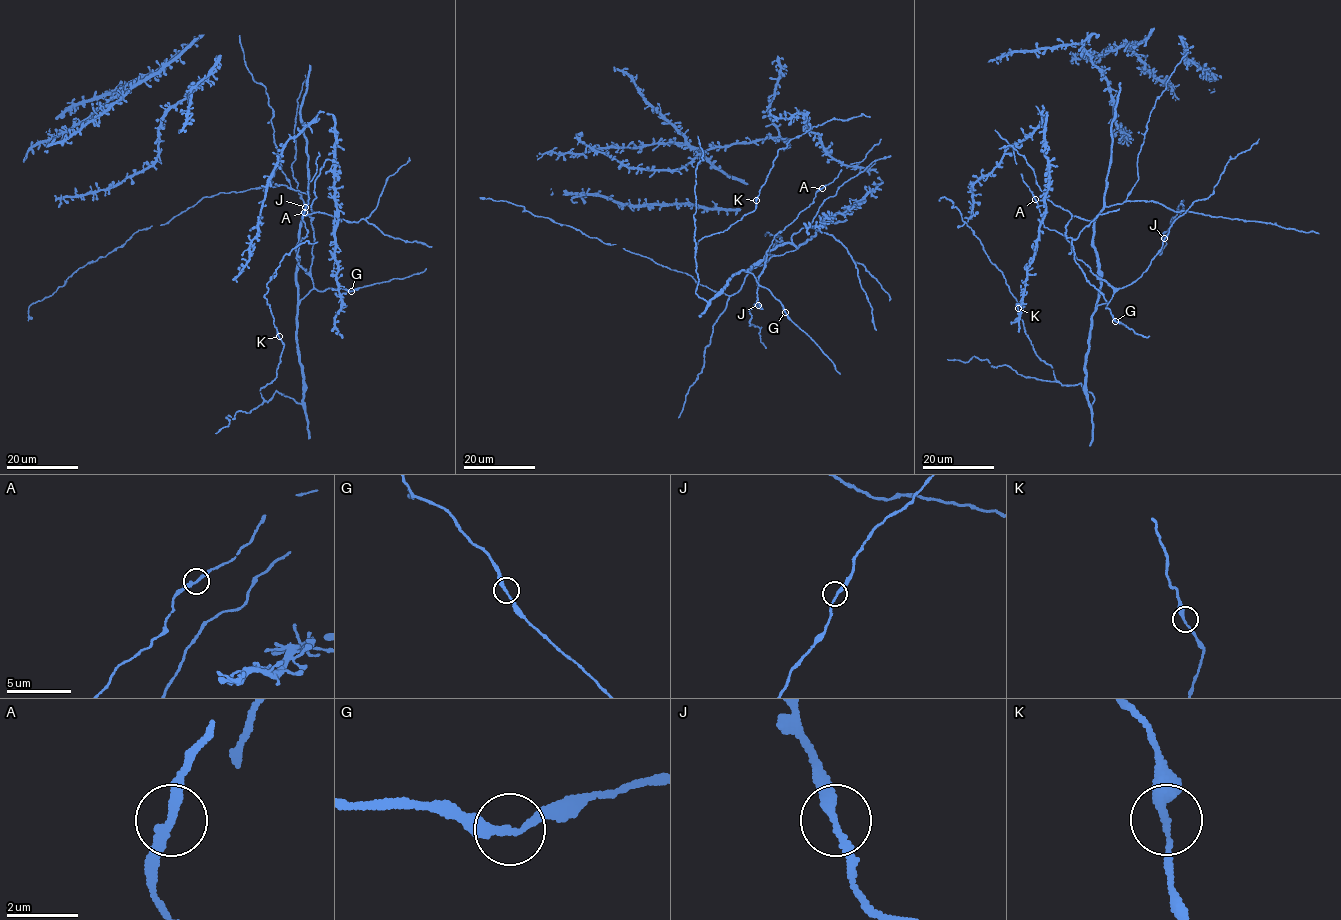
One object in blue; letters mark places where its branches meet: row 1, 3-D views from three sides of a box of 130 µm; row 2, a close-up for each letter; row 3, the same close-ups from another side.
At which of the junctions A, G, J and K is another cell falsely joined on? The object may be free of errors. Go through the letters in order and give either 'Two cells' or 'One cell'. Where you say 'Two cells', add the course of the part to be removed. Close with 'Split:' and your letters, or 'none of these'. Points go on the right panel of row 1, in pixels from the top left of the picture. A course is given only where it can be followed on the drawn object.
A: One cell
G: One cell
J: One cell
K: One cell
Split: none of these

